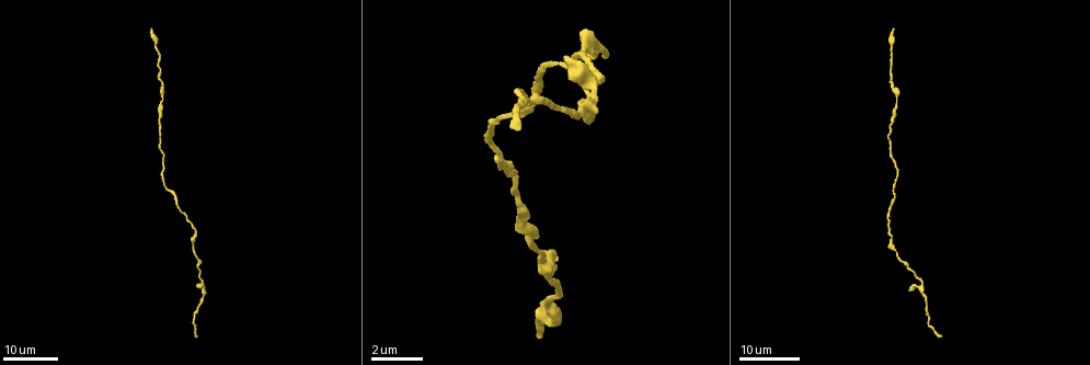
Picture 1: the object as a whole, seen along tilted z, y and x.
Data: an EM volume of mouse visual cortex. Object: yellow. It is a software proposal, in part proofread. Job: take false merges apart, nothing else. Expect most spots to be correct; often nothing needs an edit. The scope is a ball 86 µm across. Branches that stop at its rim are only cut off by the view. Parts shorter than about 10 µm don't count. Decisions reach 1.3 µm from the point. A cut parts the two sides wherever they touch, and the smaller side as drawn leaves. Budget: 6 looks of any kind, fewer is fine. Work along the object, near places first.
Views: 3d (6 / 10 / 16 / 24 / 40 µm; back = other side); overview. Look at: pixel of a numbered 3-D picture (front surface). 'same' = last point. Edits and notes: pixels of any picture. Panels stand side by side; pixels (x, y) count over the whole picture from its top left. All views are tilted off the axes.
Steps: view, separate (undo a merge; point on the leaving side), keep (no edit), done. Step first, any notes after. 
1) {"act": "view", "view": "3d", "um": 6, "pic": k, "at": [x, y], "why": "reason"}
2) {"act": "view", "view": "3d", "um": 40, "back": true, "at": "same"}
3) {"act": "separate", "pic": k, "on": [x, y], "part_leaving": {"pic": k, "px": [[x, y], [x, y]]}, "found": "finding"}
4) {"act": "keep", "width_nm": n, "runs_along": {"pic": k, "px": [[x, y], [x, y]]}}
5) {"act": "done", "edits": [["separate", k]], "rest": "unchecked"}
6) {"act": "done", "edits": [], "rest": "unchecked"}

{"act": "view", "view": "3d", "um": 24, "pic": 1, "at": [584, 47], "why": "thick turns thin"}

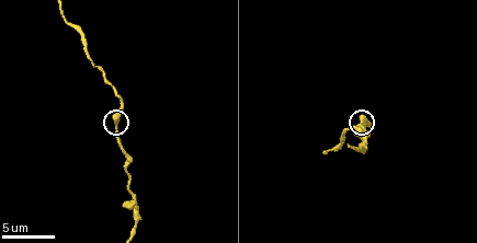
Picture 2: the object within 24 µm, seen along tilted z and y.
{"act": "view", "view": "3d", "um": 6, "pic": 2, "at": [117, 125]}

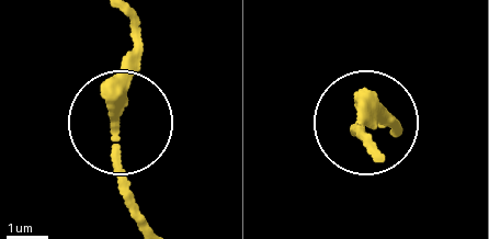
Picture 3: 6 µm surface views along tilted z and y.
{"act": "keep", "runs_along": {"pic": 3, "px": [[128, 25], [132, 77], [115, 157], [134, 215]]}, "found": "continuous, no second neuron"}

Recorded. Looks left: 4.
{"act": "view", "view": "3d", "um": 10, "pic": 2, "at": [133, 197], "why": "sudden change in width"}

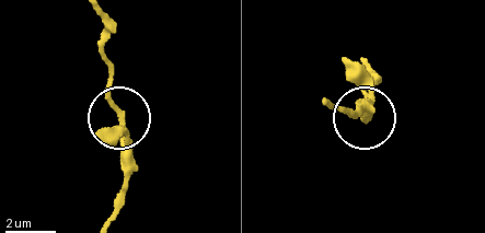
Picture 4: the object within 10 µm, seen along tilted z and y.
{"act": "keep", "width_nm": 210, "found": "continuous, no second neuron"}

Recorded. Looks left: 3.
{"act": "view", "view": "3d", "um": 16, "pic": 2, "at": [68, 22]}

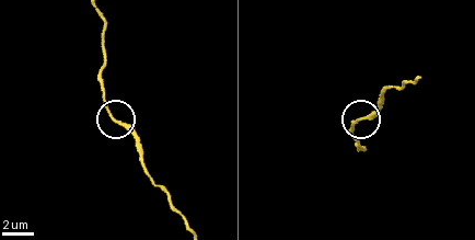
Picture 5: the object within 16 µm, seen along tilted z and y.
{"act": "view", "view": "3d", "um": 6, "pic": 5, "at": [357, 117]}

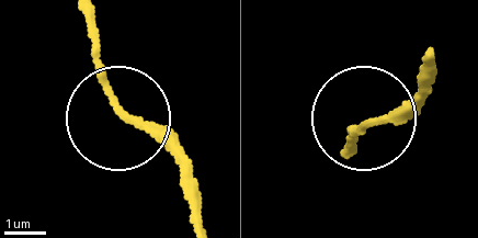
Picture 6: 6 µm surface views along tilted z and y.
{"act": "keep", "runs_along": {"pic": 6, "px": [[364, 123], [433, 87]]}, "found": "continuous, no second neuron"}

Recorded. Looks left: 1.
{"act": "done", "edits": [], "rest": "unchecked"}

